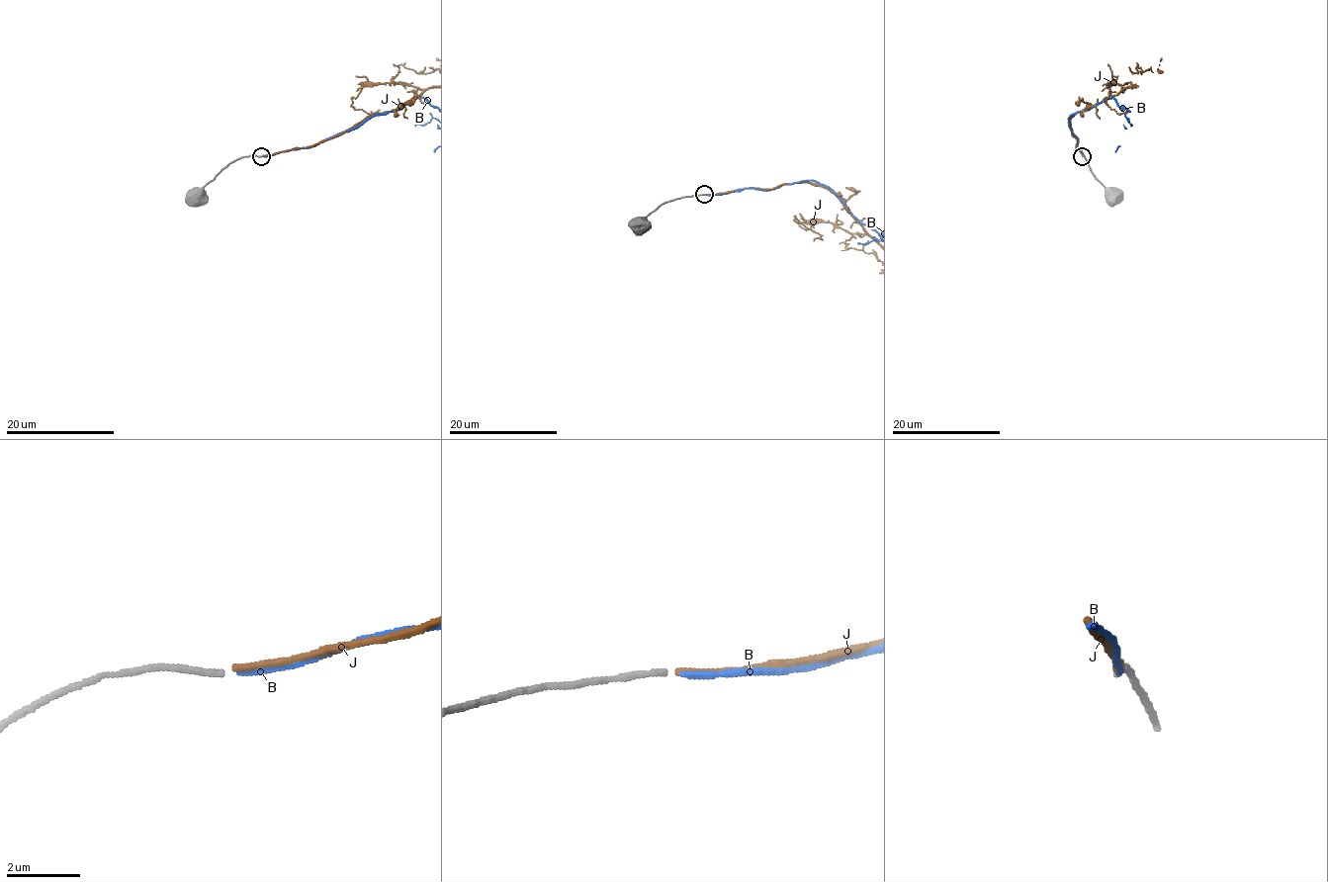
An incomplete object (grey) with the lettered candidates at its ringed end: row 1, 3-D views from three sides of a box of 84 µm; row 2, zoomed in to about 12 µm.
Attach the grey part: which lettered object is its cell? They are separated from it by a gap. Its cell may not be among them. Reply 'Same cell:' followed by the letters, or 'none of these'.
Same cell: B

